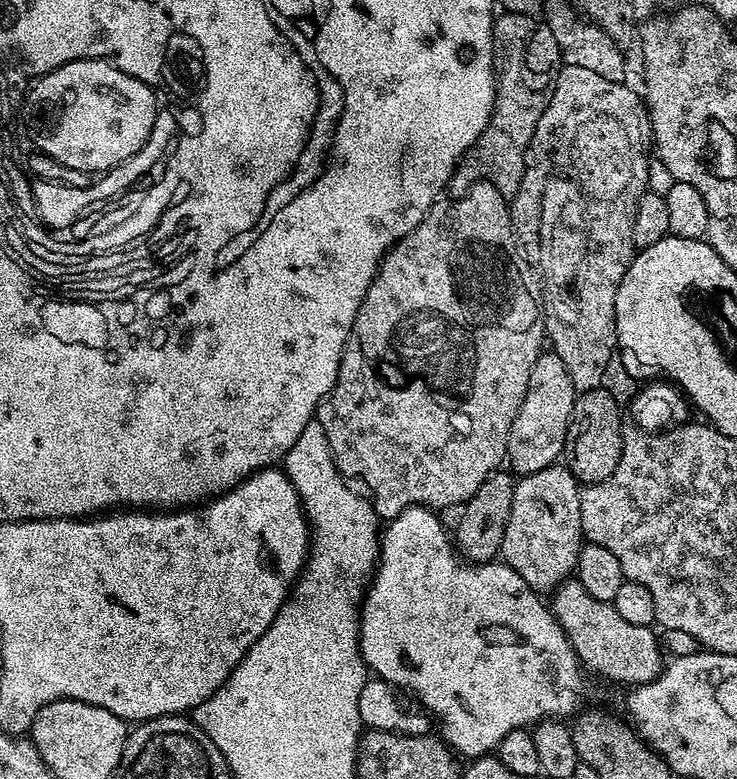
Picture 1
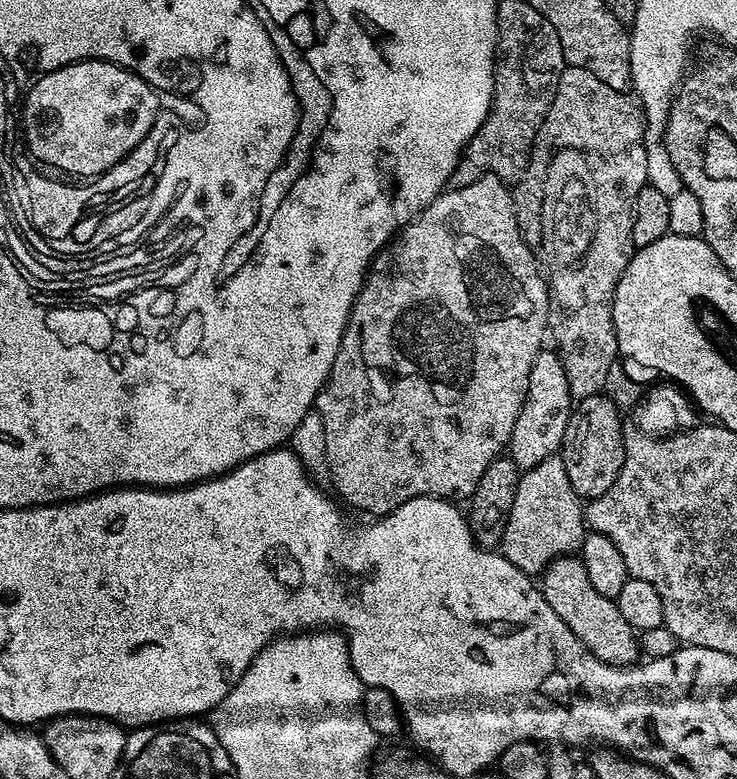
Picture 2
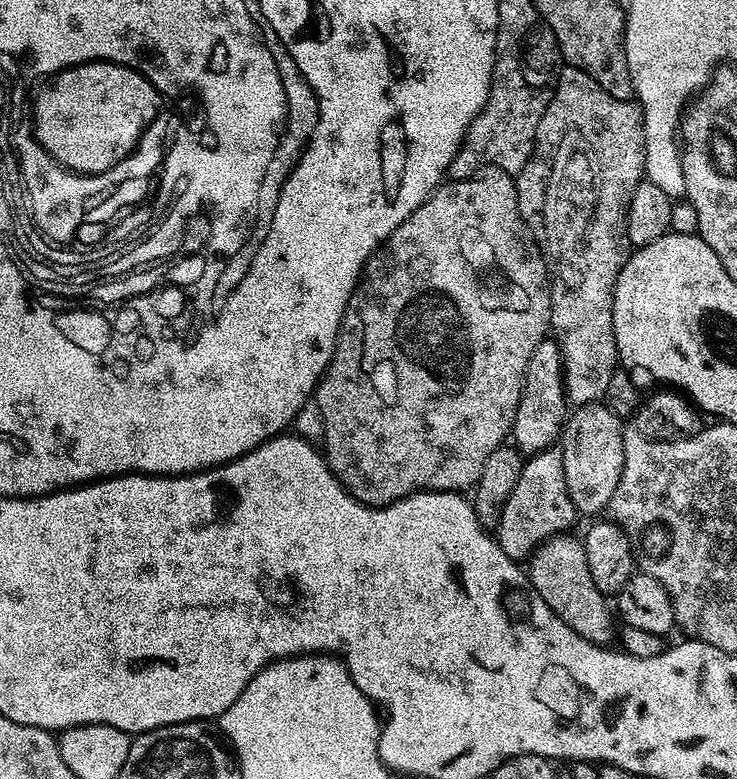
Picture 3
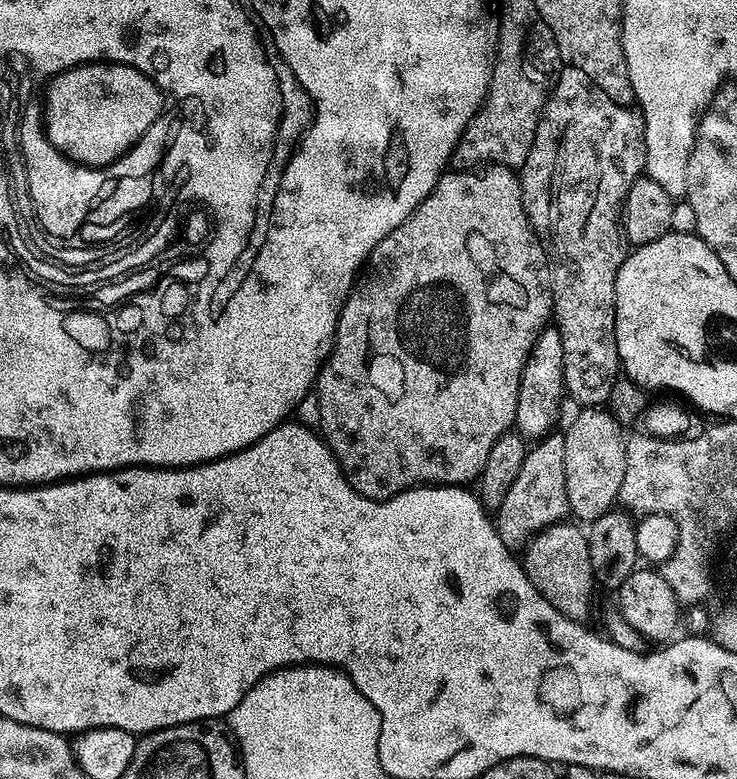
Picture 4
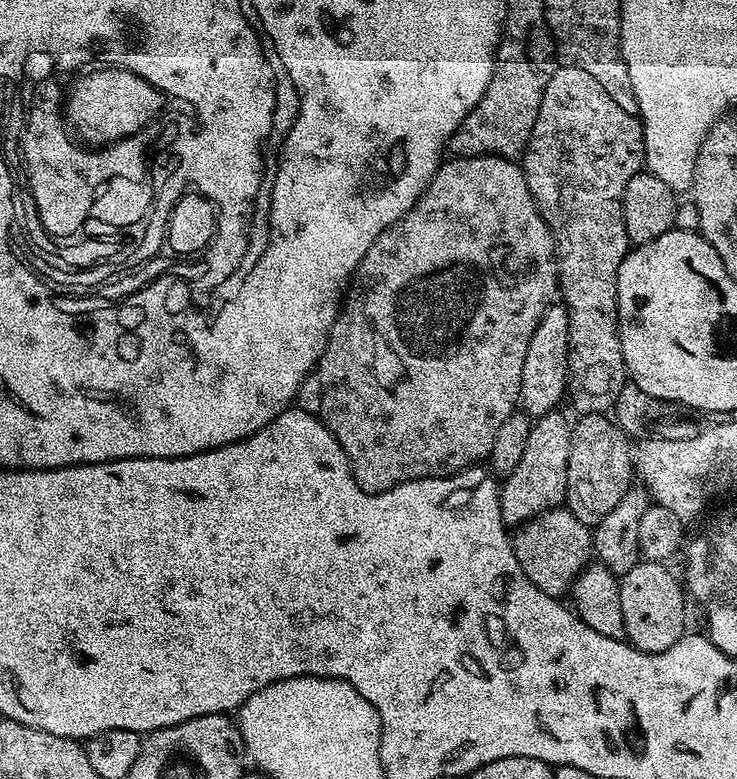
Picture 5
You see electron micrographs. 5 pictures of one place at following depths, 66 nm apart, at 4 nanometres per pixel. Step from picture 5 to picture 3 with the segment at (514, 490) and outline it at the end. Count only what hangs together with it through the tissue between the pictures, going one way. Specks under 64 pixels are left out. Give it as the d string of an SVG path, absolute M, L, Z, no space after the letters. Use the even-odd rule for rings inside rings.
M558 446L543 448L525 459L522 474L506 506L502 518L494 529L494 538L511 560L527 561L539 544L544 544L552 536L567 533L572 523L578 520L574 502L570 502L570 490L566 490L566 470L562 470L562 450Z

